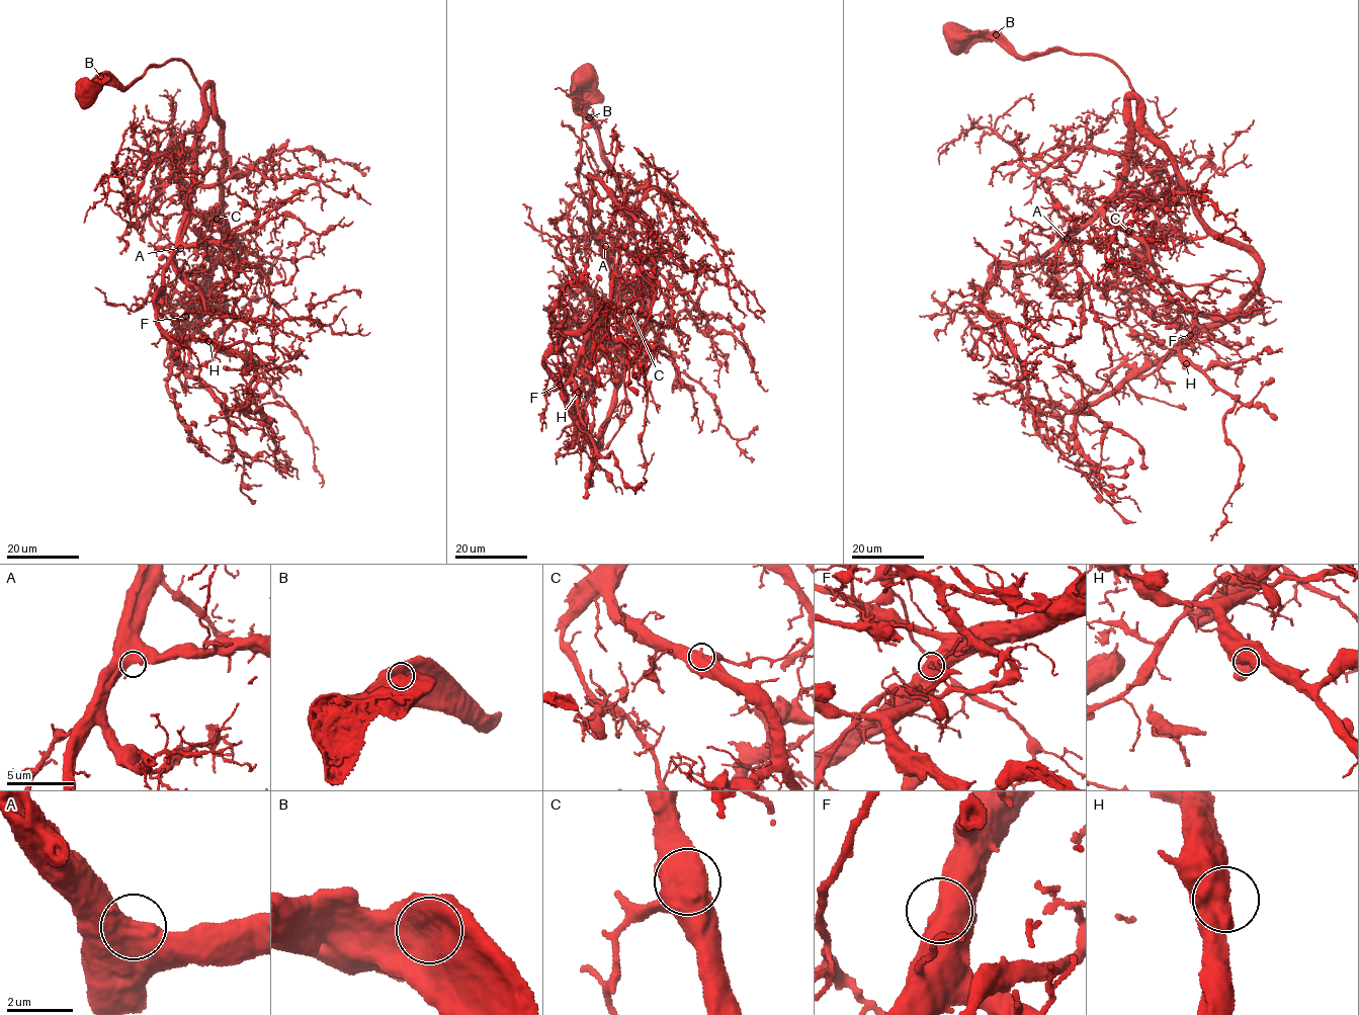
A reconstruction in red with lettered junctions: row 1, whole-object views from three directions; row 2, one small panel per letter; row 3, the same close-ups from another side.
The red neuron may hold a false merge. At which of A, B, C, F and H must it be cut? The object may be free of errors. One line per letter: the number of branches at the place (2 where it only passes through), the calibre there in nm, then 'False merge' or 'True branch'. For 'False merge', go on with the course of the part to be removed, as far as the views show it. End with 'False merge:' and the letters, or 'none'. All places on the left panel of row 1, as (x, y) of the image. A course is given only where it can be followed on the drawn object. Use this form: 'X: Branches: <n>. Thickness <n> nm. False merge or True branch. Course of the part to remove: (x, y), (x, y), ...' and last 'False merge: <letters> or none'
A: Branches: 1. Thickness 850 nm. True branch
B: Branches: 1. Thickness 950 nm. True branch
C: Branches: 1. Thickness 850 nm. True branch
F: Branches: 1. Thickness 900 nm. True branch
H: Branches: 1. Thickness 900 nm. True branch
False merge: none

